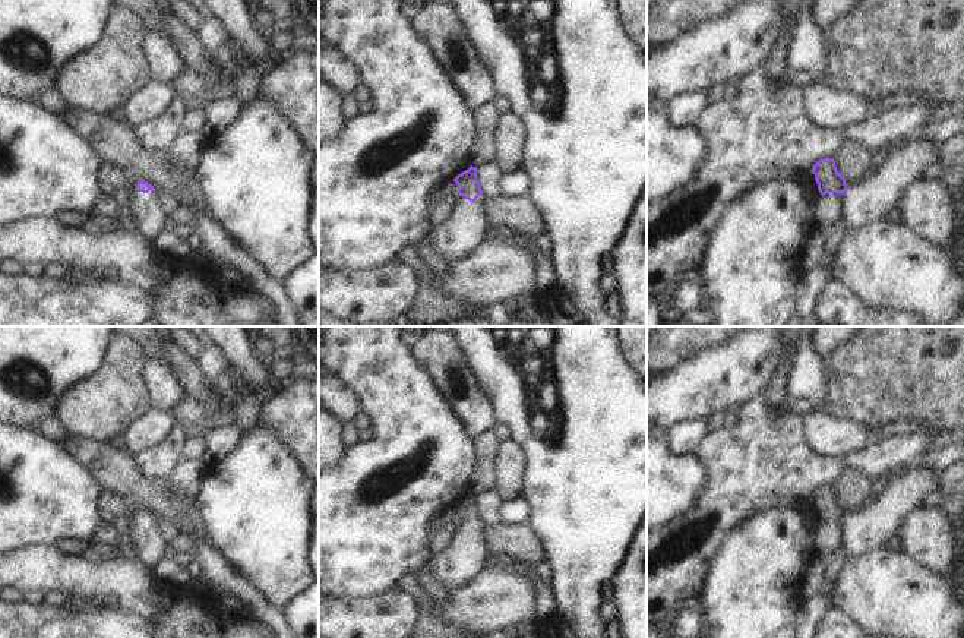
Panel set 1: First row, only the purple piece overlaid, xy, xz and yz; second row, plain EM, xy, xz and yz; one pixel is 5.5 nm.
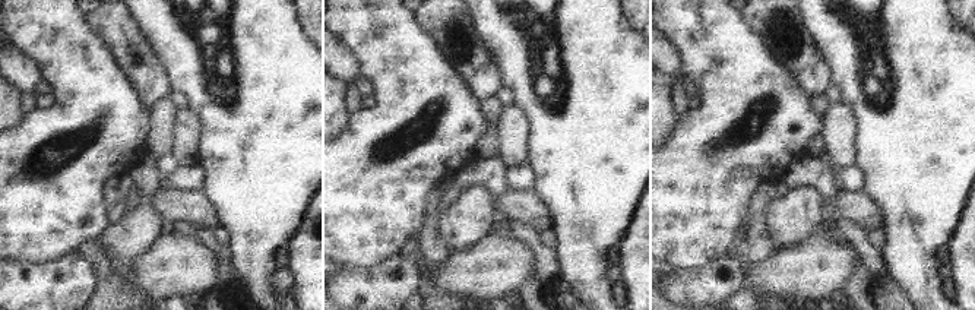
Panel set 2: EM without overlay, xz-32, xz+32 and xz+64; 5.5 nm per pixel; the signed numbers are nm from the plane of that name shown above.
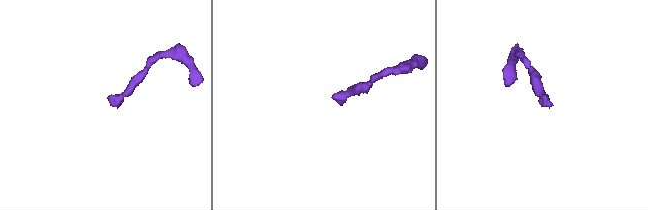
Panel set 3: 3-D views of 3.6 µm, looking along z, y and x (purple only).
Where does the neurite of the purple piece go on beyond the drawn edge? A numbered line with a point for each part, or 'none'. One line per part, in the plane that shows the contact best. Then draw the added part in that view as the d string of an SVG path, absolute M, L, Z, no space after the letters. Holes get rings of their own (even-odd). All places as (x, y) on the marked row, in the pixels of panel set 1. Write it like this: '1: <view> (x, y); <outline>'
1: xz (465, 229); M484 193L472 203L461 196L462 208L430 231L430 244L448 262L455 263L468 258L470 252L487 241L492 221L487 211L489 196Z

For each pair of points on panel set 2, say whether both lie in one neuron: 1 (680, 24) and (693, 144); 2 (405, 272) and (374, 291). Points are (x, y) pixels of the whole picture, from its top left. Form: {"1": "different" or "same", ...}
{"1": "same", "2": "same"}

